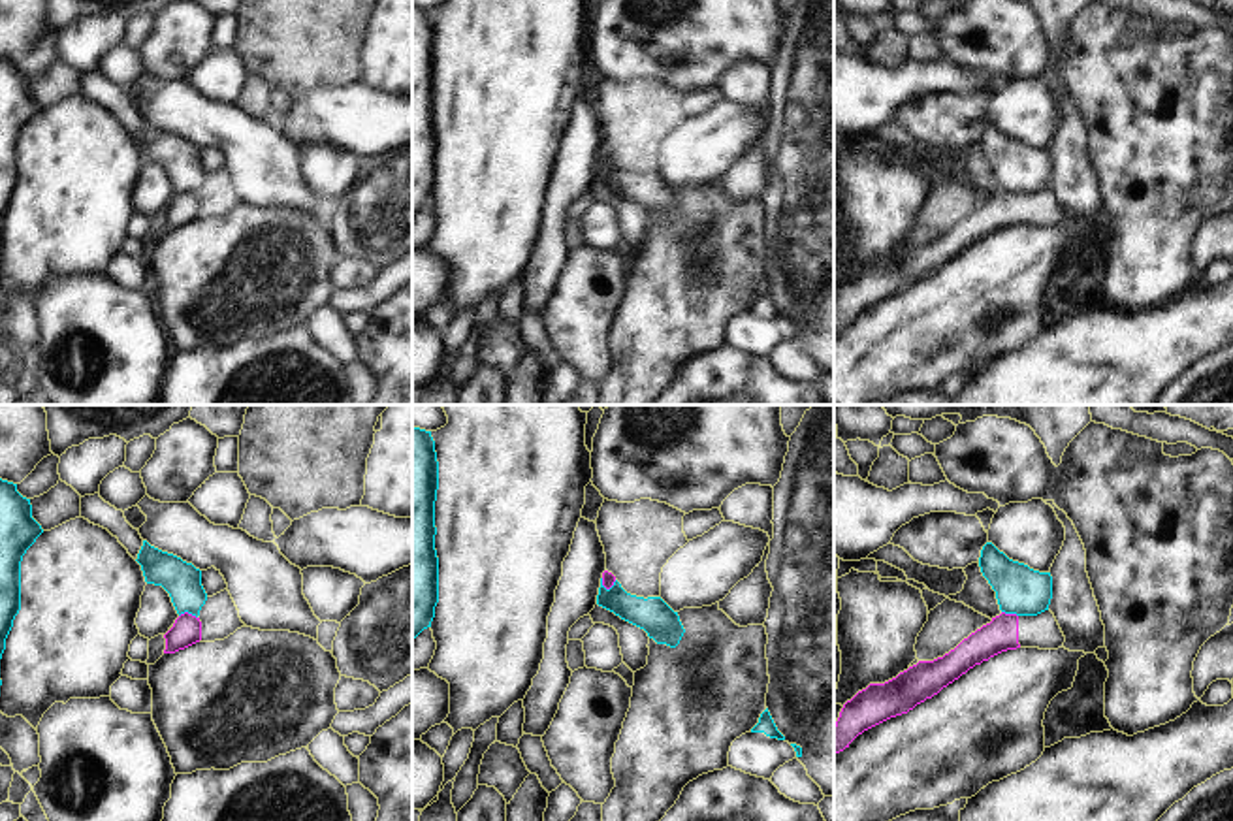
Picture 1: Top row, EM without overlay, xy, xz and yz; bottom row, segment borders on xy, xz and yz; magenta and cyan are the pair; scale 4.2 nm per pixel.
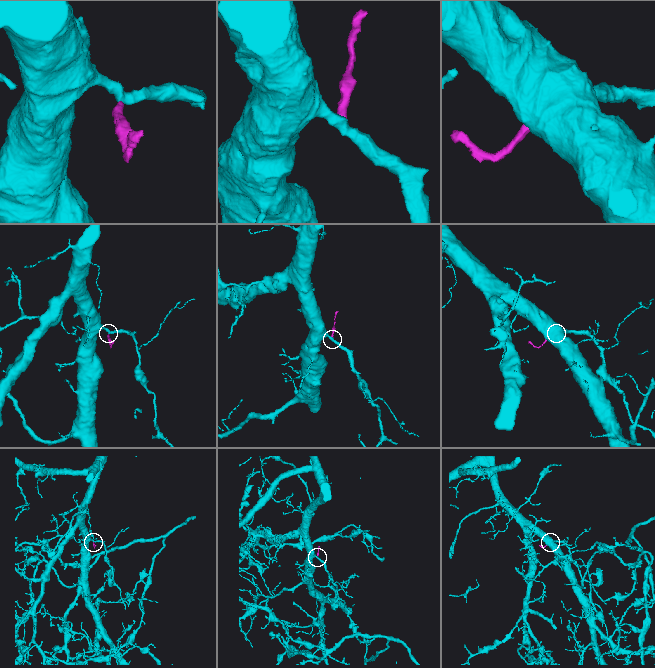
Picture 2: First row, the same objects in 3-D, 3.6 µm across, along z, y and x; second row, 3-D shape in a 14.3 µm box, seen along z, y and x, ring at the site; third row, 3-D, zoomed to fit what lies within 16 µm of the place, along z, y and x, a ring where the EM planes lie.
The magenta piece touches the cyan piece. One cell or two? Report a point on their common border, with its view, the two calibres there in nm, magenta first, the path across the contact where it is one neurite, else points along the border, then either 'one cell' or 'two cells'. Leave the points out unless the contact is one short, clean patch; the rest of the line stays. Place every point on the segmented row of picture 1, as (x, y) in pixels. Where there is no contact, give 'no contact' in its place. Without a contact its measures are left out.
meets magenta in xy at (187, 612); 130 nm thick on the magenta side, 160 nm on the other; border along xy (179, 614), (191, 612), (196, 618); two cells

